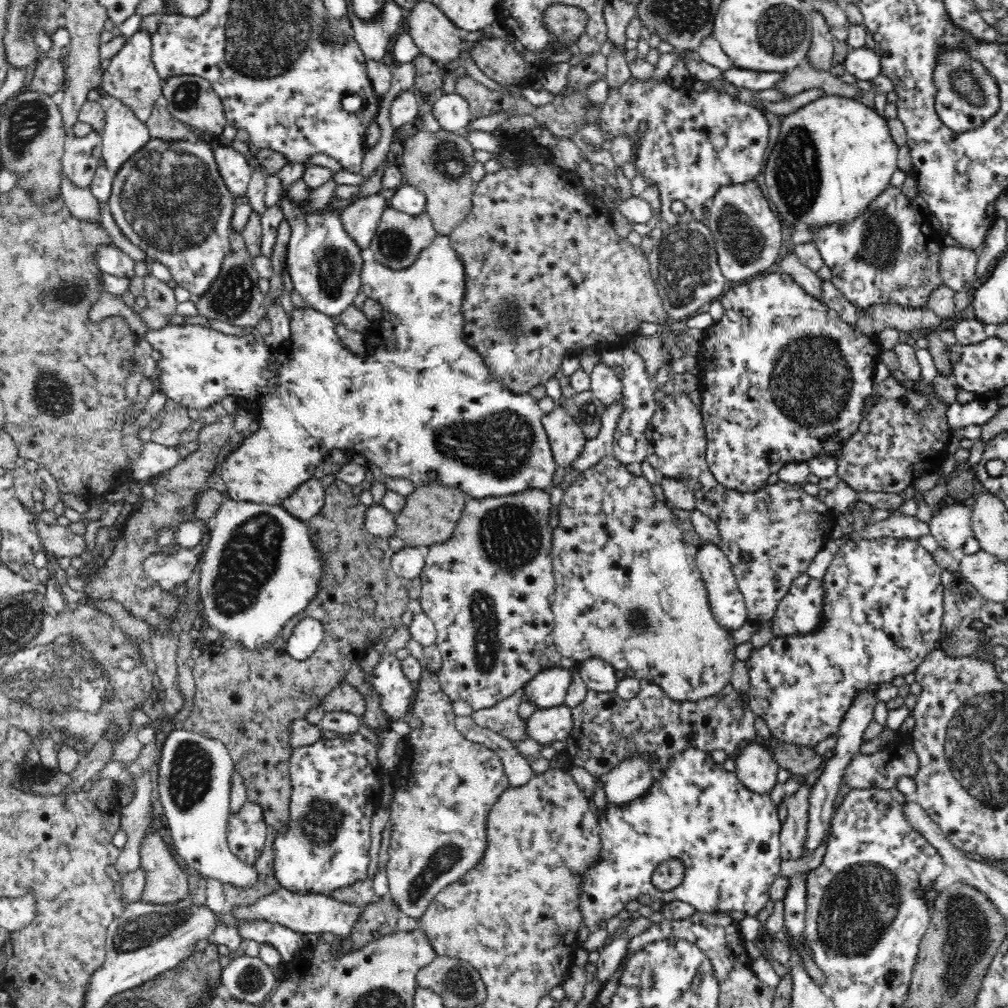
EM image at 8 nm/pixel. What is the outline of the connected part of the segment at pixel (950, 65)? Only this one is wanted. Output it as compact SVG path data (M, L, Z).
M940 46L936 61L937 66L932 74L932 81L936 85L933 107L938 119L946 127L957 133L976 130L999 111L999 84L996 84L996 79L990 75L990 71L965 50L965 46Z

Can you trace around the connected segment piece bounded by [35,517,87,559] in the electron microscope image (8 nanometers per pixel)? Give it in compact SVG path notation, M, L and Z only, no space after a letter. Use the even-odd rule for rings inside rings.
M37 517L35 524L46 554L50 553L55 557L80 557L87 551L86 538L82 534L75 534L67 527L46 525Z

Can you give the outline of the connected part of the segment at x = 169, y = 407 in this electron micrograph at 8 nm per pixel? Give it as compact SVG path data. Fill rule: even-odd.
M168 401L165 404L162 424L150 430L146 435L154 442L164 446L175 446L179 442L180 432L189 428L192 420L188 418L187 410L178 404Z

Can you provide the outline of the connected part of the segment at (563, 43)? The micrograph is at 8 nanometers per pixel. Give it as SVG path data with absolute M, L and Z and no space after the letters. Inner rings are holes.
M574 5L549 6L543 14L543 23L557 40L559 48L566 48L572 44L588 22L588 15L584 10Z

